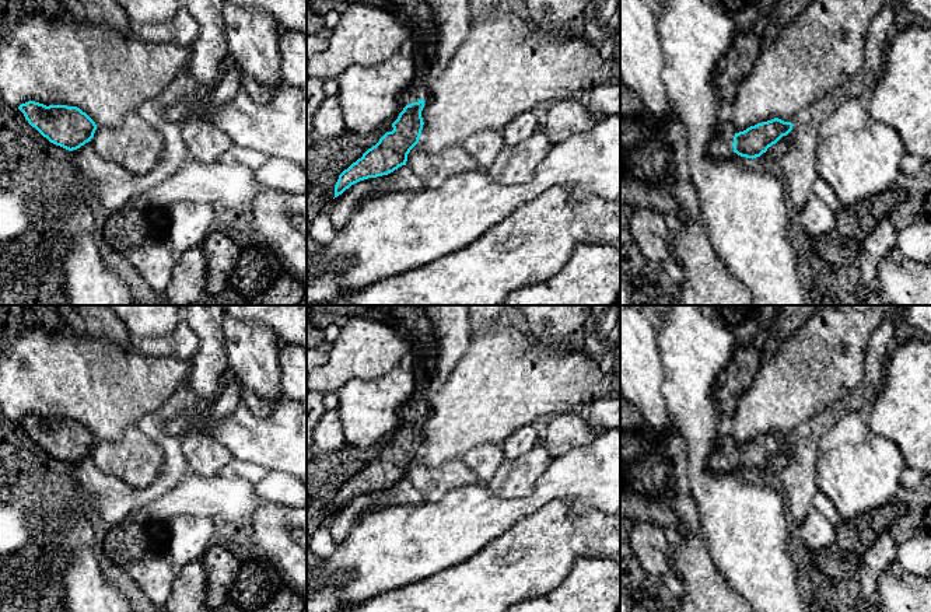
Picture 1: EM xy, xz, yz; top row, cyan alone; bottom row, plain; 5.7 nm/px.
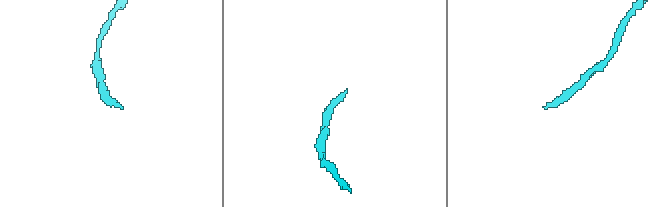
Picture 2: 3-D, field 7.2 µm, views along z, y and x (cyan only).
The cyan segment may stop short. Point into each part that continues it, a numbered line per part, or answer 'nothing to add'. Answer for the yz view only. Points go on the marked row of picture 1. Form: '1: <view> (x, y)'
1: yz (720, 147)

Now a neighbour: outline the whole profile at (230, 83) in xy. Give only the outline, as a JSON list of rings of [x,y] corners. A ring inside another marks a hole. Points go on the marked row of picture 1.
[[[231,64],[230,70],[223,76],[221,81],[214,90],[211,99],[213,106],[220,106],[234,98],[241,87],[244,73],[237,64]]]

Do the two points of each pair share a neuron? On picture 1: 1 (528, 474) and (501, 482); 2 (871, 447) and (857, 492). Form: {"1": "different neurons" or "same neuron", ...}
{"1": "same neuron", "2": "same neuron"}

